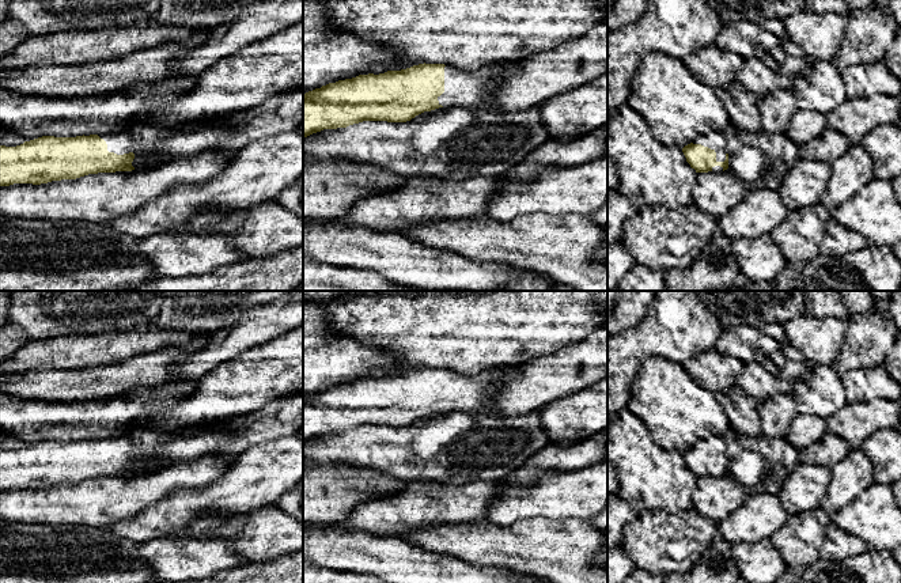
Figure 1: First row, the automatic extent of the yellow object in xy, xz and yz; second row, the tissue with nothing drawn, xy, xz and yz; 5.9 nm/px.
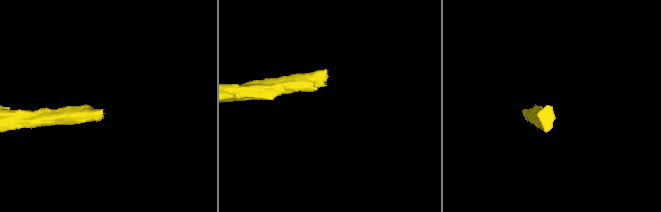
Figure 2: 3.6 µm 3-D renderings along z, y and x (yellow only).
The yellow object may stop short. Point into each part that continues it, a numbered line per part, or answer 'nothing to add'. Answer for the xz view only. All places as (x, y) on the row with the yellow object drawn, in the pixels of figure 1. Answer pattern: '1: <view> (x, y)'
1: xz (468, 89)

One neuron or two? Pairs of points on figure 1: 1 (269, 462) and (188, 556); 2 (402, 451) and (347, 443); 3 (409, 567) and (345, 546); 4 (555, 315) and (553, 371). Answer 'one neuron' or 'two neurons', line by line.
1: two neurons
2: one neuron
3: one neuron
4: two neurons

